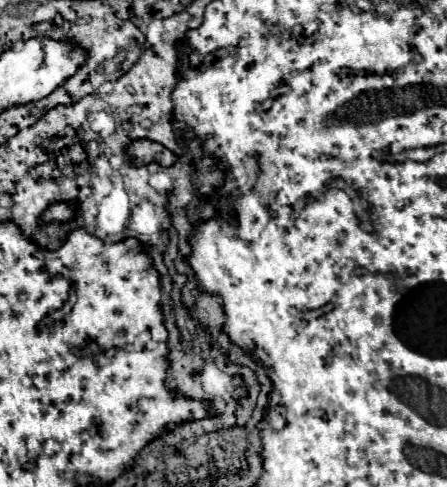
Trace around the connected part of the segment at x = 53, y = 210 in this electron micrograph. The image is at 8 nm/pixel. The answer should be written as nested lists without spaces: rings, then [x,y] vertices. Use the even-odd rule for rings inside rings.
[[[54,203],[54,207],[50,207],[50,211],[46,211],[42,219],[46,223],[48,221],[70,221],[72,215],[74,215],[74,207],[70,207],[70,203]]]

